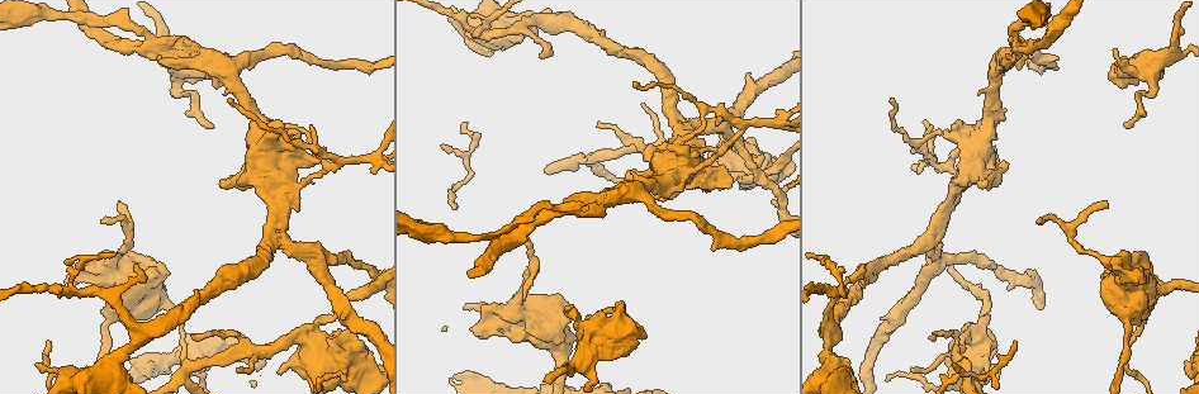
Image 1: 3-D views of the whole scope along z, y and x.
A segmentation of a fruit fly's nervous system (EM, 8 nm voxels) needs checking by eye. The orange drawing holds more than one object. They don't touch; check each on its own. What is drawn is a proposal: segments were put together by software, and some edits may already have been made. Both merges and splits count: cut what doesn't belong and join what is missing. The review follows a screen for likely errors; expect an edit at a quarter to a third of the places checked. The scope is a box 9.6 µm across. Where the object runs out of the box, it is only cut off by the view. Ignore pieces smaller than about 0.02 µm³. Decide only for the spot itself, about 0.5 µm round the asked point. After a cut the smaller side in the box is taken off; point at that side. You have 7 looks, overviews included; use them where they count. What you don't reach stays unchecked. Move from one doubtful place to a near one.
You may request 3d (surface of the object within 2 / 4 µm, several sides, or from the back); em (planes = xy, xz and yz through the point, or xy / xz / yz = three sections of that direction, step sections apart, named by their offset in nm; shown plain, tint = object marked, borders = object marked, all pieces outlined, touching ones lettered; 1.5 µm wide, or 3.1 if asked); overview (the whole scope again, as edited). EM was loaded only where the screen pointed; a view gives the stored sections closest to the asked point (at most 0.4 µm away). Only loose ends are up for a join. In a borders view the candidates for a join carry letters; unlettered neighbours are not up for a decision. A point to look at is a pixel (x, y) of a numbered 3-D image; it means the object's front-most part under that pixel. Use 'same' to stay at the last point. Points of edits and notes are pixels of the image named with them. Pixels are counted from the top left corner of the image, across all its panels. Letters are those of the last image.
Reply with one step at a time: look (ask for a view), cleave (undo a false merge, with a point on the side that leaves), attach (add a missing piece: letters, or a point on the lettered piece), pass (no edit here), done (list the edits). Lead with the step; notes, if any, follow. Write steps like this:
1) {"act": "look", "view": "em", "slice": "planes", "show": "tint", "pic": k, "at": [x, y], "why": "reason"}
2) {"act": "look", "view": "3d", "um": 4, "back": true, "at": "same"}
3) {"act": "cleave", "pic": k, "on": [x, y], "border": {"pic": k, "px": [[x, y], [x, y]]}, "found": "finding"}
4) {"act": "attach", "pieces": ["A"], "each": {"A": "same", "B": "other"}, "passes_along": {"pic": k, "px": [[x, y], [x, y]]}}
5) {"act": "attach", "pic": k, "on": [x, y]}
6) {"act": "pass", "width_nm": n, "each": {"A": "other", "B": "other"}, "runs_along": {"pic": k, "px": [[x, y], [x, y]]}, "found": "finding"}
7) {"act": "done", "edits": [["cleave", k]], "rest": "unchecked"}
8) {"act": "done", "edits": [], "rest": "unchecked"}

{"act": "look", "view": "em", "slice": "xz", "step": 8, "show": "borders", "pic": 1, "at": [212, 127], "why": "tapers out"}

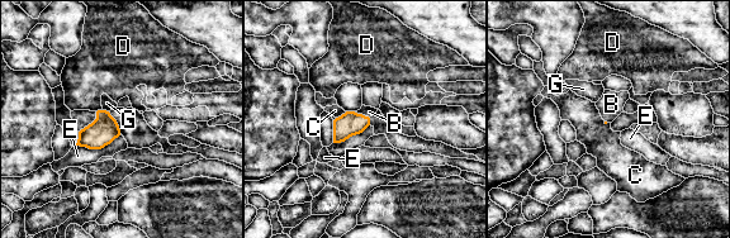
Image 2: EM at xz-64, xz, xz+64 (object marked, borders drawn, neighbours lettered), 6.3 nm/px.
{"act": "attach", "pic": 2, "on": [369, 112], "each": {"B": "same", "C": "other", "D": "other", "E": "other", "G": "other"}, "passes_along": {"pic": 2, "px": [[349, 124], [361, 114], [369, 112]]}, "found": "it goes on there"}

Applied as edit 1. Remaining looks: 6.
{"act": "look", "view": "em", "slice": "yz", "step": 8, "show": "tint", "pic": 1, "at": [1095, 255], "why": "sudden change in width"}

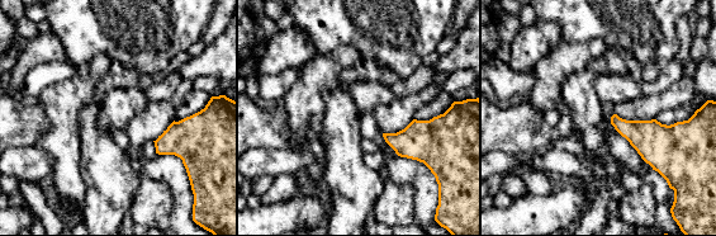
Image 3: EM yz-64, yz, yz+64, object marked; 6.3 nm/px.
{"act": "look", "view": "em", "slice": "yz", "step": 8, "show": "borders", "at": "same"}

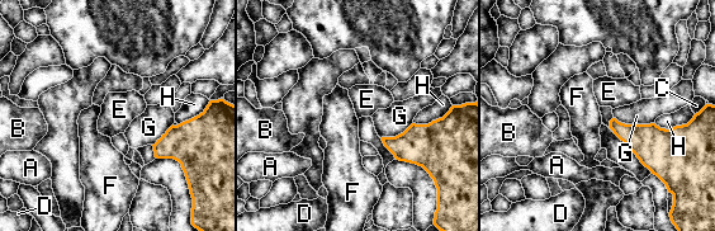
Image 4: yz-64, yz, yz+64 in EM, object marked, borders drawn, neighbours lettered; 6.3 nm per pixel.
{"act": "pass", "each": {"A": "other", "B": "other", "C": "other", "D": "other", "E": "other", "F": "other", "G": "other", "H": "other"}, "border": {"pic": 4, "px": [[614, 117], [625, 123], [653, 123]]}, "found": "continuous, no second neuron"}

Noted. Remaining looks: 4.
{"act": "look", "view": "3d", "um": 4, "pic": 1, "at": [65, 281], "why": "free end"}

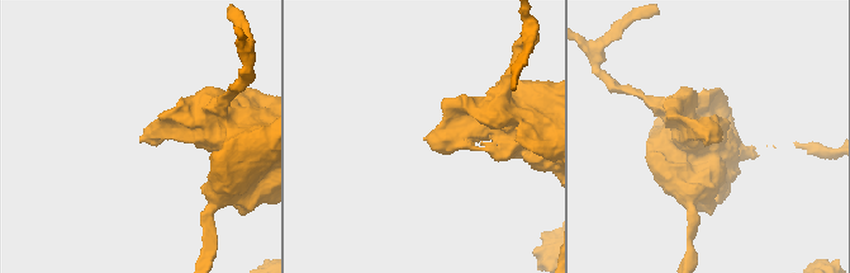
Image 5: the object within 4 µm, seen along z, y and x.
{"act": "look", "view": "em", "slice": "planes", "show": "plain", "pic": 5, "at": [142, 141]}

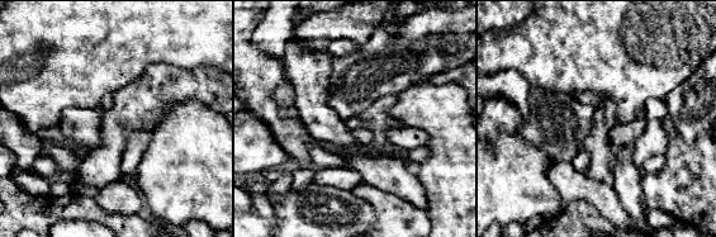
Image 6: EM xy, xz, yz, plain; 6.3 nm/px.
{"act": "look", "view": "em", "slice": "planes", "show": "borders", "at": "same"}

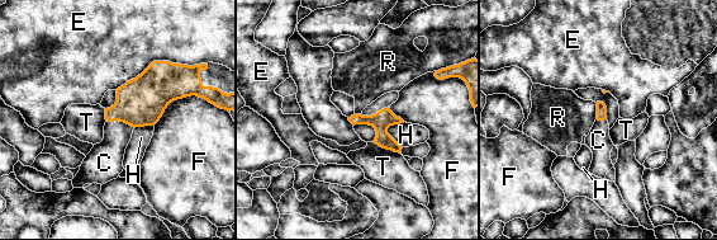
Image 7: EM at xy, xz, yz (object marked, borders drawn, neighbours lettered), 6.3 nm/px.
{"act": "attach", "pic": 7, "on": [107, 158], "each": {"C": "same", "E": "other", "F": "other", "H": "other", "R": "other", "T": "other"}, "found": "the neuron continues"}

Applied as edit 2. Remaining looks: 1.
{"act": "done", "edits": [["attach", 2], ["attach", 7]], "rest": "unchecked"}

